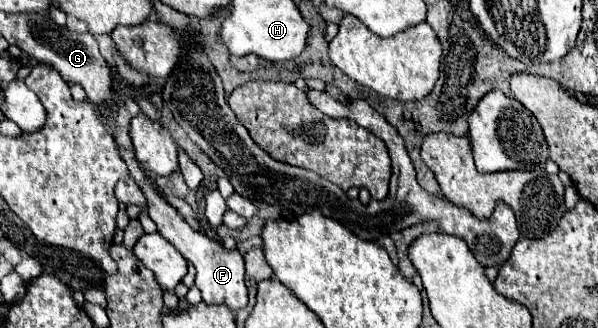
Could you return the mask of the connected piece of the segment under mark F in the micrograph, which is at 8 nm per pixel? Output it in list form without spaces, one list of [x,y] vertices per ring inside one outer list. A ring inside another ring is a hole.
[[[120,107],[120,117],[116,117],[116,125],[112,125],[112,129],[108,129],[108,131],[116,139],[120,155],[126,161],[130,175],[134,175],[134,181],[138,183],[138,187],[146,195],[148,215],[158,225],[158,233],[164,235],[180,251],[180,255],[196,267],[196,287],[202,293],[202,301],[222,303],[232,311],[246,307],[248,291],[246,291],[246,285],[244,285],[244,259],[242,259],[240,251],[238,249],[224,249],[218,241],[212,241],[210,237],[194,231],[184,221],[184,217],[160,197],[160,193],[150,185],[146,173],[140,169],[140,163],[134,159],[134,149],[132,149],[132,141],[130,141],[130,135],[128,135],[128,127],[130,127],[130,113],[124,107]]]

